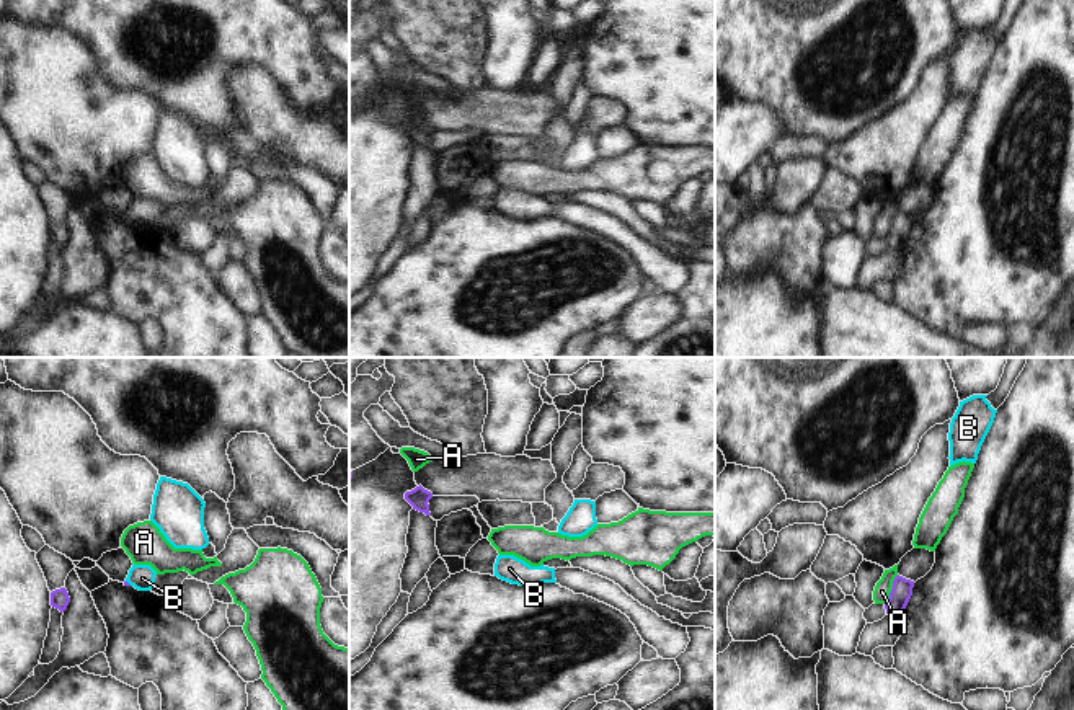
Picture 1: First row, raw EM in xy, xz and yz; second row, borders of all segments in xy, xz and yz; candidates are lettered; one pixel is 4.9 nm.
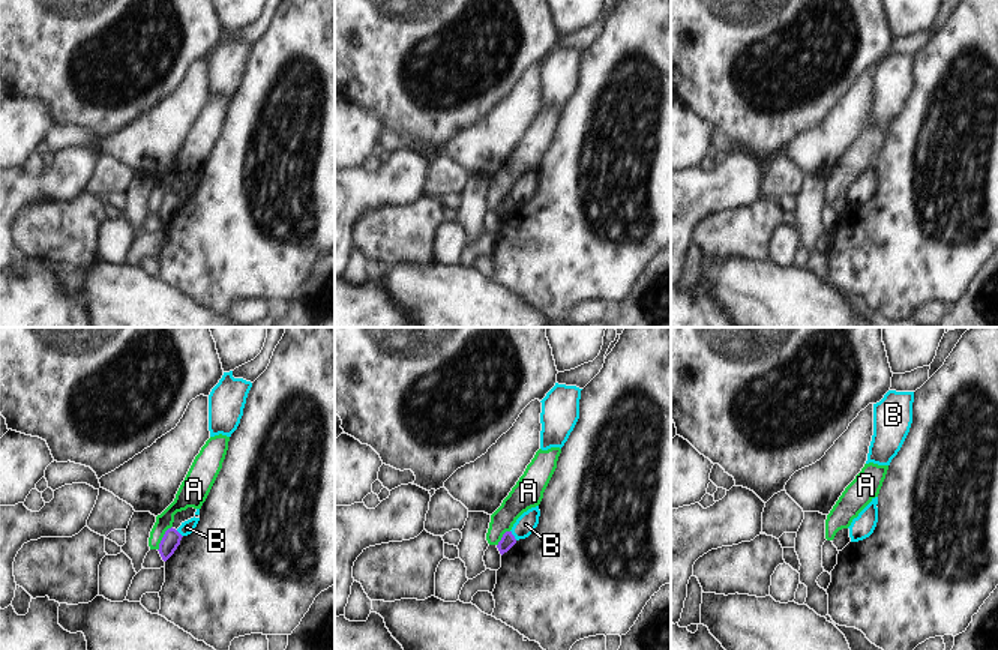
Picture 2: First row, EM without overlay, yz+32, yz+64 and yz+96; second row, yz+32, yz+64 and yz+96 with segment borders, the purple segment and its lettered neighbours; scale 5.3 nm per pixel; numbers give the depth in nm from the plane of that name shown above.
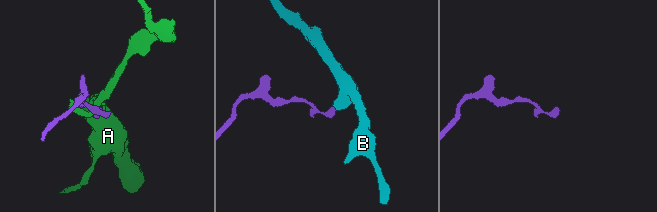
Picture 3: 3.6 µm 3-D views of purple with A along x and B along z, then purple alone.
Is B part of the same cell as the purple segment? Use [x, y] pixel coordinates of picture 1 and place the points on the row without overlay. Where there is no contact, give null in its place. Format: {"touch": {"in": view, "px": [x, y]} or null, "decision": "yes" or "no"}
{"touch": {"in": "xy", "px": [128, 217]}, "decision": "no"}

